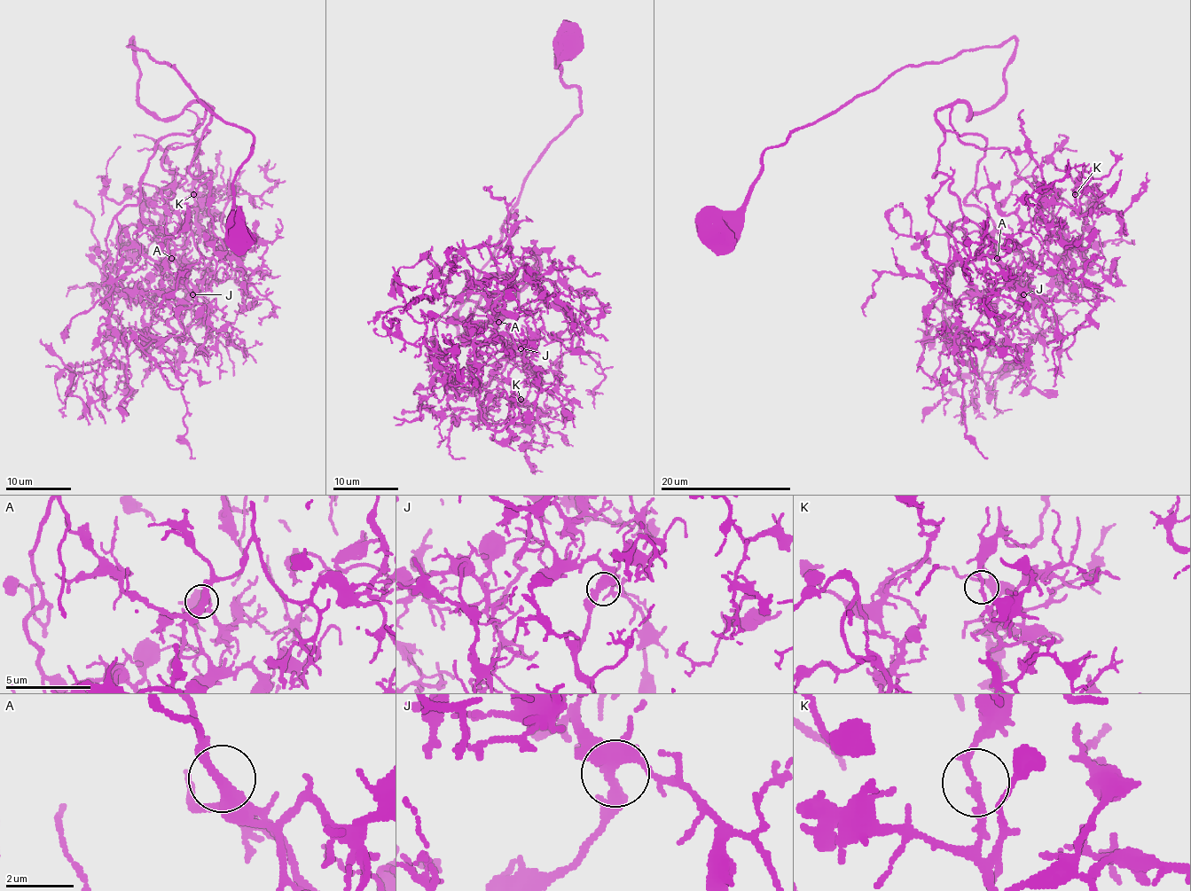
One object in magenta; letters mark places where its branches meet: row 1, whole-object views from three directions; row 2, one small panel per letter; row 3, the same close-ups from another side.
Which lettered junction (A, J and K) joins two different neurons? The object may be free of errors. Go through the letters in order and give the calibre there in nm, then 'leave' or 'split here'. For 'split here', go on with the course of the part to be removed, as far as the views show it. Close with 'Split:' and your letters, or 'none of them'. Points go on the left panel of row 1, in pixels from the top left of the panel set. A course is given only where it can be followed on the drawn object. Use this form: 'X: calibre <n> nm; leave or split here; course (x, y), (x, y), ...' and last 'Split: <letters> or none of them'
A: calibre 360 nm; split here; course (171, 258), (150, 300), (158, 295), (179, 300), (186, 294), (181, 256), (188, 243), (189, 207)
J: calibre 400 nm; leave
K: calibre 190 nm; leave
Split: A

